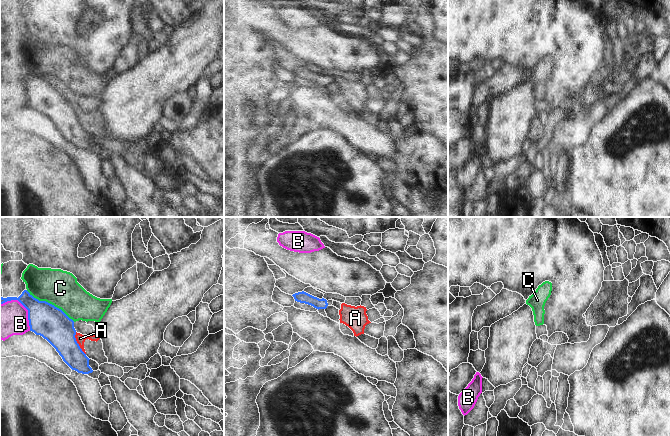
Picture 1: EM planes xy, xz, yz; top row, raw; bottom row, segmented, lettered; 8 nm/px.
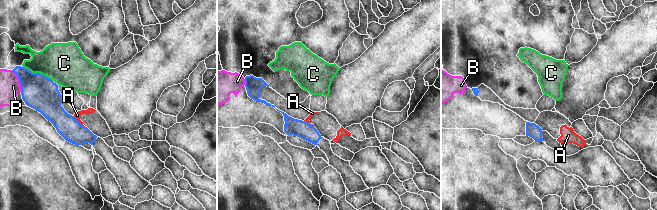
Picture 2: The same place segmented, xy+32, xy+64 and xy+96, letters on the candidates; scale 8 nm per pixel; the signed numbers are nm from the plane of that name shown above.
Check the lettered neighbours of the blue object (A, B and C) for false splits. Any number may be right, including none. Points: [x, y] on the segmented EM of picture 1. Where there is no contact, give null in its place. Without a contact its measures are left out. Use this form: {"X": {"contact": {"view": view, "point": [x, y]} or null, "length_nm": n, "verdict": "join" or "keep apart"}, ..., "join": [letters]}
{"A": {"contact": {"view": "xy", "point": [77, 343]}, "length_nm": 200, "verdict": "keep apart"}, "B": {"contact": {"view": "xy", "point": [24, 306]}, "length_nm": 340, "verdict": "keep apart"}, "C": {"contact": {"view": "xy", "point": [49, 303]}, "length_nm": 460, "verdict": "keep apart"}, "join": []}

